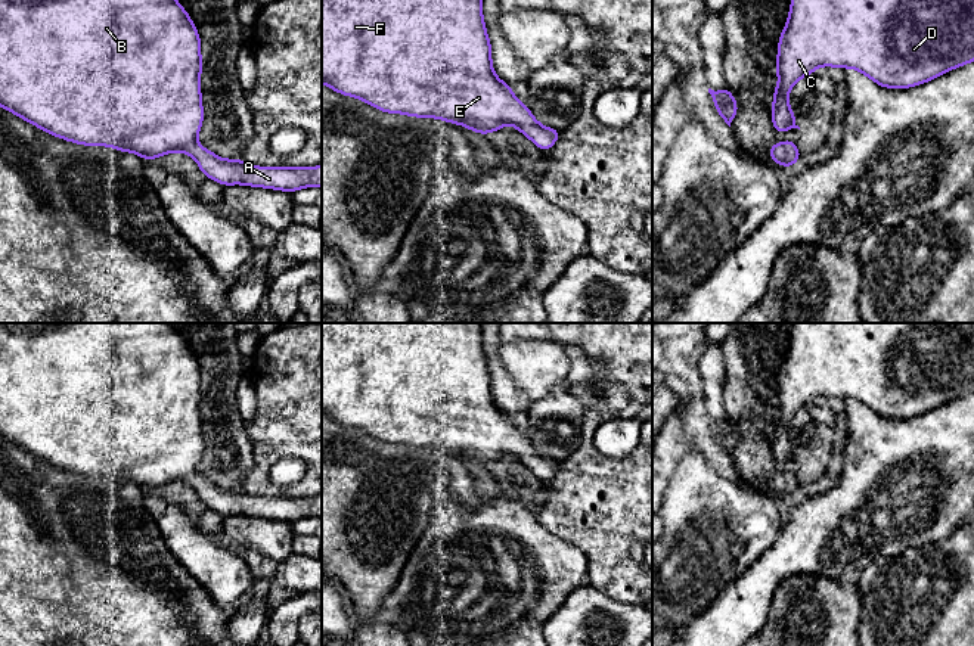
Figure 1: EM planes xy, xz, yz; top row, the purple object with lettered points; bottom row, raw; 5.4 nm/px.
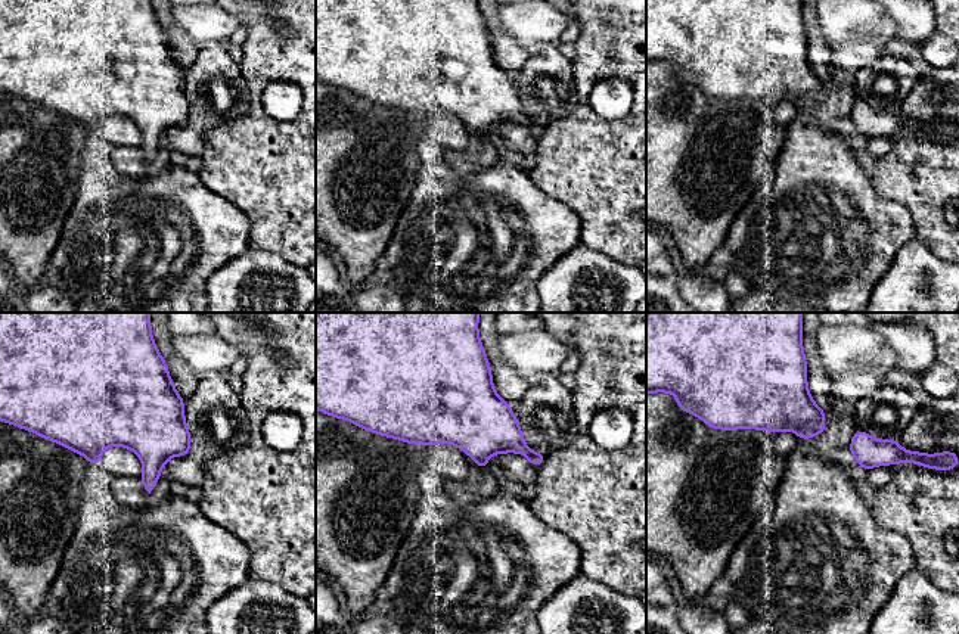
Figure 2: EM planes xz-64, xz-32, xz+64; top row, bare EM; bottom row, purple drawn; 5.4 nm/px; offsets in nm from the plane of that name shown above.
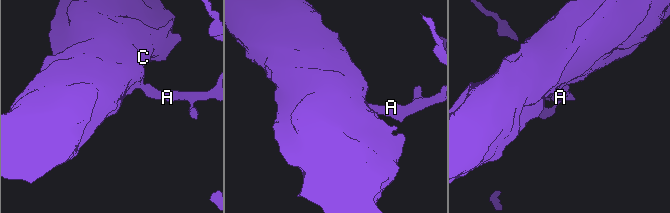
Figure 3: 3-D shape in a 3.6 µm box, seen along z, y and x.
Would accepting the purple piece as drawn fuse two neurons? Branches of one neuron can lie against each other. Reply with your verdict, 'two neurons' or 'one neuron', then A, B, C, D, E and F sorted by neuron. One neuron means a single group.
one neuron; groups A B C D E F

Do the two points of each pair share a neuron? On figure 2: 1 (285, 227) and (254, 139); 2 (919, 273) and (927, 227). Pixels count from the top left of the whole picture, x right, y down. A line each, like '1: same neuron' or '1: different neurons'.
1: same neuron
2: different neurons

